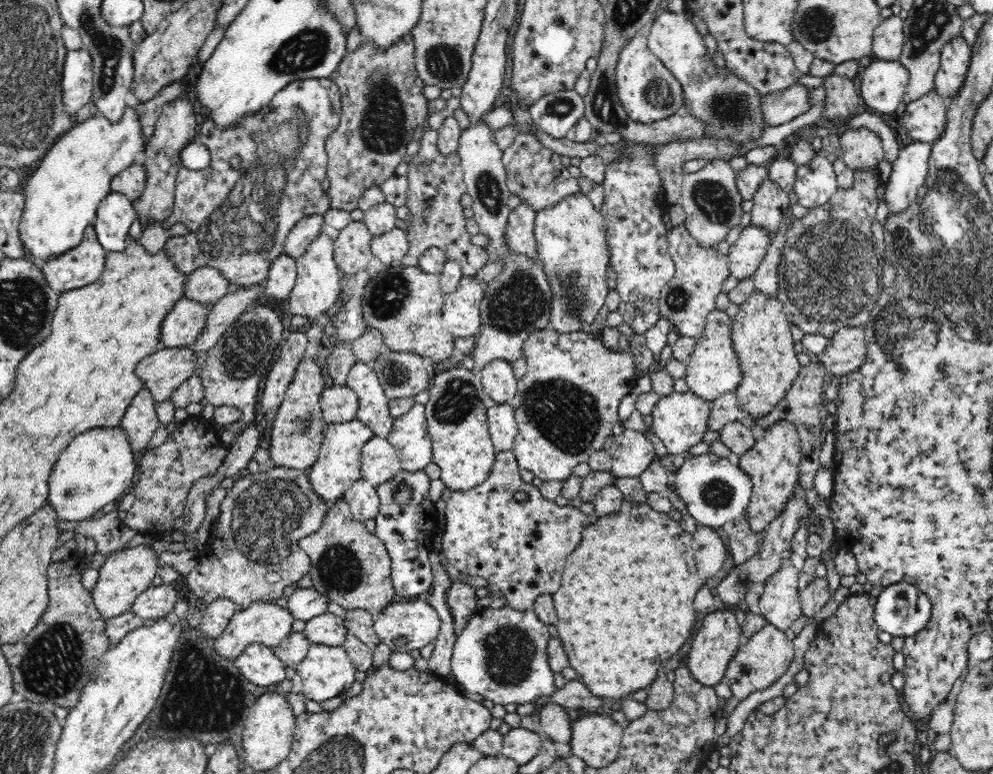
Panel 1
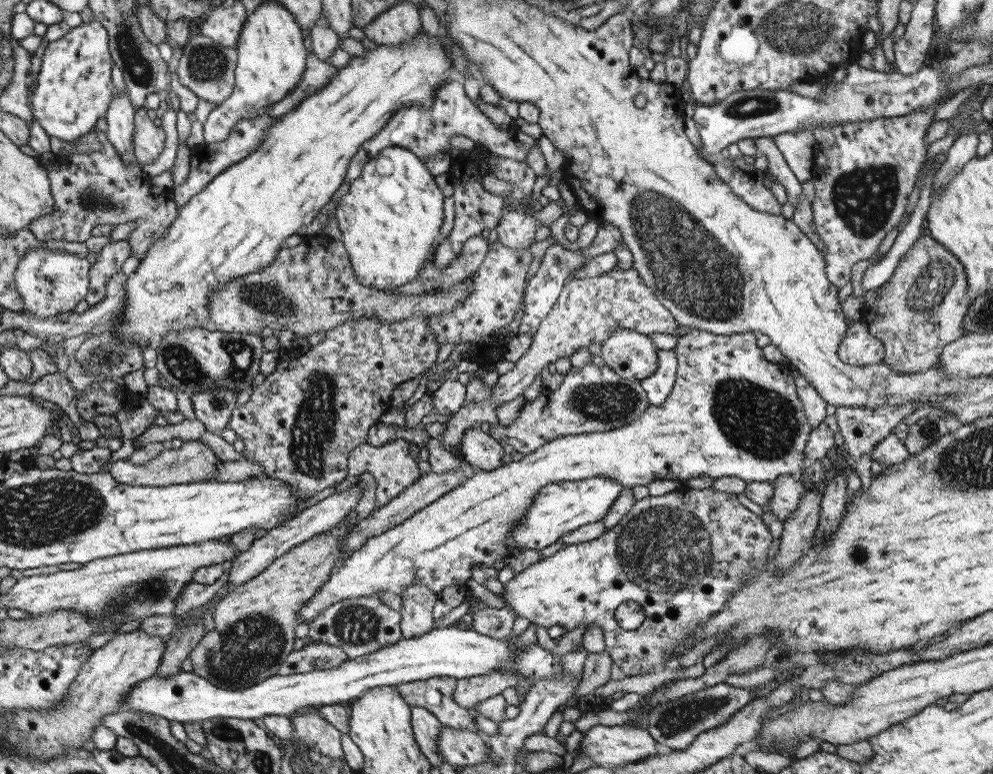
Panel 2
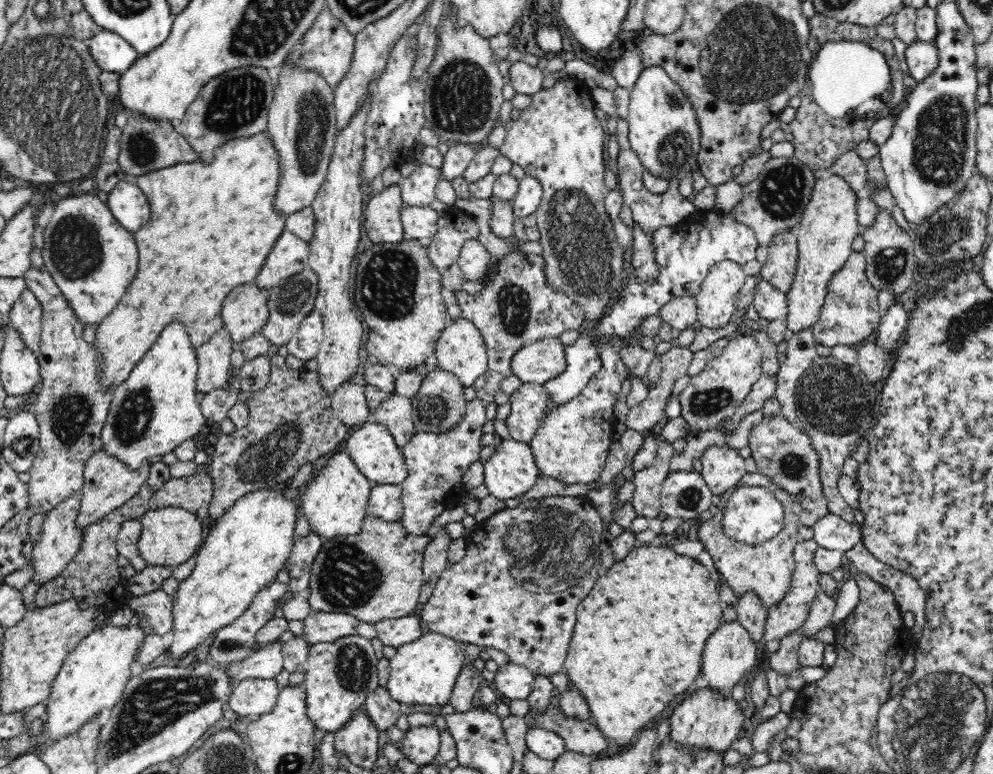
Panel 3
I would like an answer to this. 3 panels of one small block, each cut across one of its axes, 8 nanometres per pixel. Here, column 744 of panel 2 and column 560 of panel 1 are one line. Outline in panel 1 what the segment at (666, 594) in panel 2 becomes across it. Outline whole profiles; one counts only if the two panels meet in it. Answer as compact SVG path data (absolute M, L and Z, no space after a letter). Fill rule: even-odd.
M512 450L497 452L489 473L483 484L470 490L452 491L450 498L446 500L442 555L461 573L485 578L489 582L487 589L494 594L494 598L504 596L508 607L525 611L534 606L537 596L553 595L560 588L567 556L579 546L583 530L592 522L578 507L571 507L569 504L558 506L554 500L544 499L539 488L523 482ZM518 492L525 492L529 496L528 500L523 503L516 500Z

